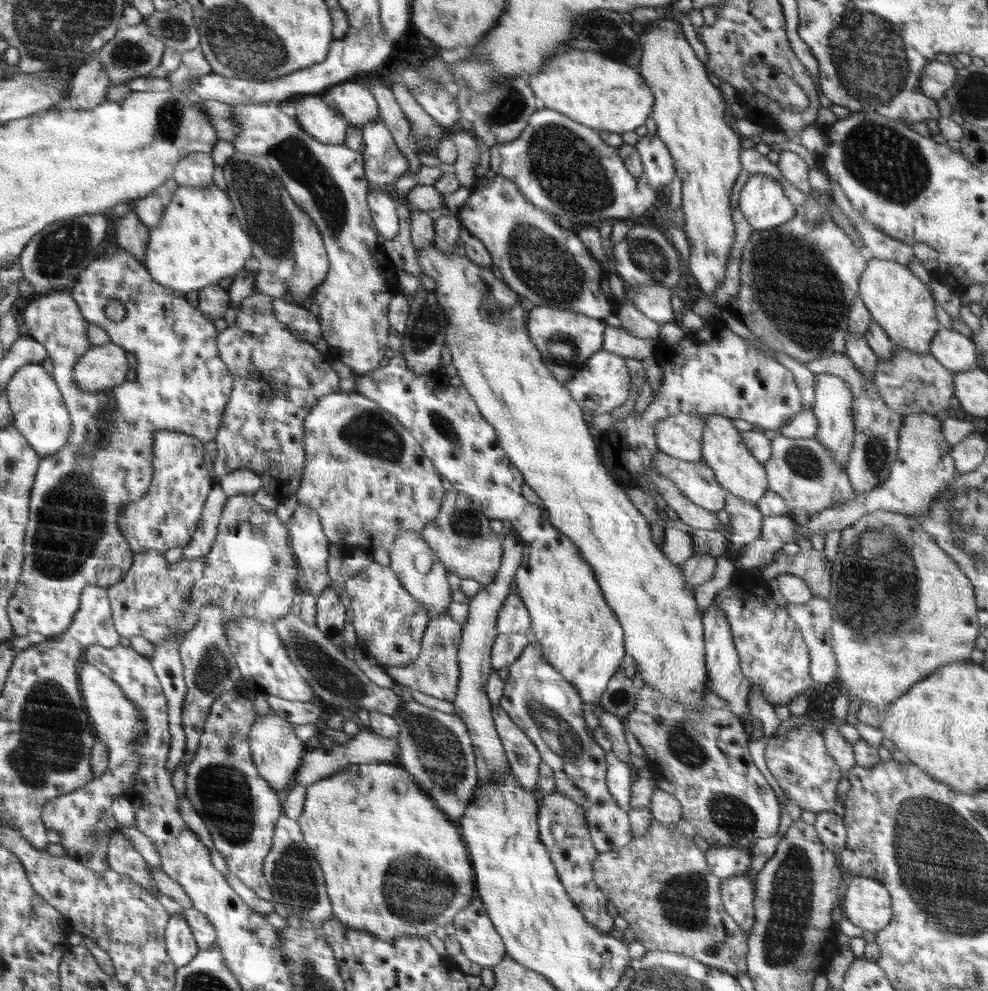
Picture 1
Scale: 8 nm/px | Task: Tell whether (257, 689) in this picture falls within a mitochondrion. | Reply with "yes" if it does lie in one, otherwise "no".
no

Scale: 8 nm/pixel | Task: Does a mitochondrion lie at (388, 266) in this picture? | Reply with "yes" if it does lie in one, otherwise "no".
no

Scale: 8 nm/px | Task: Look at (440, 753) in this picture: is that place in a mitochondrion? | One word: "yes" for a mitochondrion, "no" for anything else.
yes

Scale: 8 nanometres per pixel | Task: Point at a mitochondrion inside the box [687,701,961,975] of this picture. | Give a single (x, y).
(792, 904)

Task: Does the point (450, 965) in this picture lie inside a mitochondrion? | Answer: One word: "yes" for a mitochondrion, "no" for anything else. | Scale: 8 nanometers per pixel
no

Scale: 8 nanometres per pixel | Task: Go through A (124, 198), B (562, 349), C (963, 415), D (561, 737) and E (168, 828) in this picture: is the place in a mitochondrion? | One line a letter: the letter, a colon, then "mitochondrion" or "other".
A: other
B: mitochondrion
C: other
D: mitochondrion
E: other

